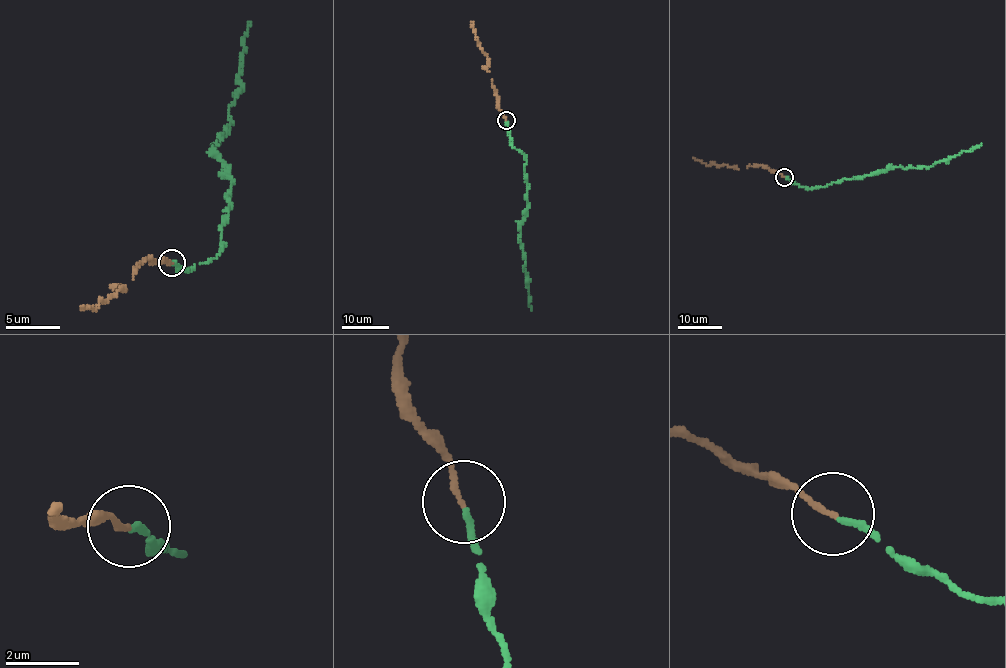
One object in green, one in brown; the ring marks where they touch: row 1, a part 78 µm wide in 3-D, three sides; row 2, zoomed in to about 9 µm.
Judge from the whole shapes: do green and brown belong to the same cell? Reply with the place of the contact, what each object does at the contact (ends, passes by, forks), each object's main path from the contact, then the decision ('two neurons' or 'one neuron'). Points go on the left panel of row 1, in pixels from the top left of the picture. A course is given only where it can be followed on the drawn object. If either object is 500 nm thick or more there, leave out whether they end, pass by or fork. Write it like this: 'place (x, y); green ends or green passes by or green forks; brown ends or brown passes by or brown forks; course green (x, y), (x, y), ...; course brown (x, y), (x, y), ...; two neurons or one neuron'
place (172, 262); green ends; brown ends; course green (172, 263), (186, 269), (217, 255), (223, 242), (232, 179), (213, 150), (241, 88), (251, 22); course brown (172, 263), (146, 257), (126, 290), (121, 287), (122, 289), (102, 301), (96, 308), (80, 306); one neuron

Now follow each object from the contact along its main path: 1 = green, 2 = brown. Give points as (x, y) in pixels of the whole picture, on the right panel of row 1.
1: (784, 177), (805, 187), (825, 186), (894, 167), (931, 167), (982, 144)
2: (784, 177), (763, 165), (739, 170), (724, 165), (708, 165), (693, 158)

